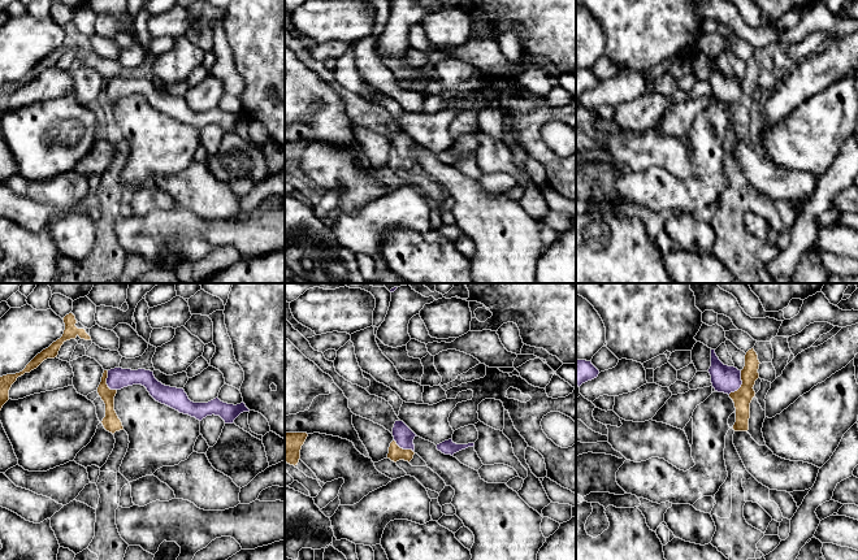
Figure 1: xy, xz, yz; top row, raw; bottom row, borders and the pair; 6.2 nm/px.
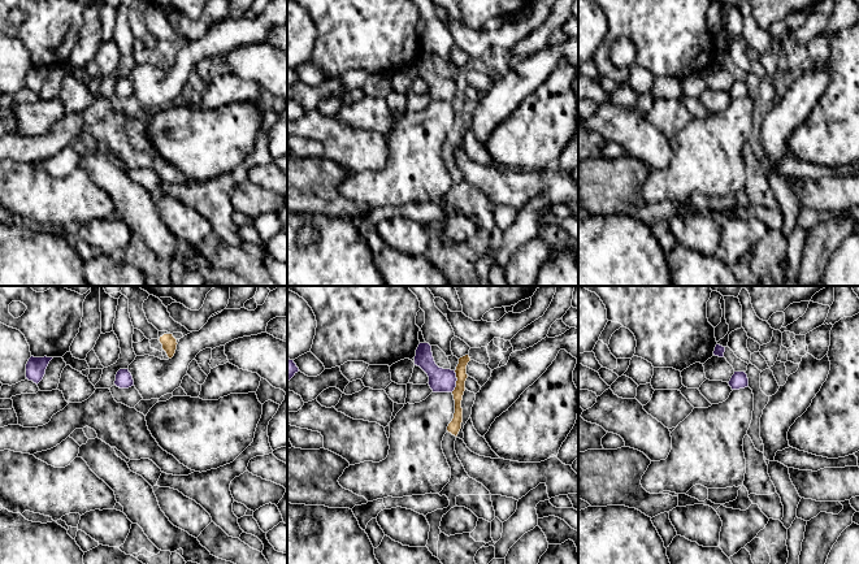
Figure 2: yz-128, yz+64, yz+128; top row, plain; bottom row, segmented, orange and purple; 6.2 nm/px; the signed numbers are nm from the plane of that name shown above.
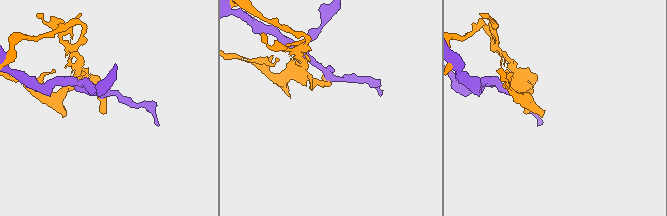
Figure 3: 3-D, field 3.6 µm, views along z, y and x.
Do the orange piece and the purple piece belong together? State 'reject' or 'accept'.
reject

